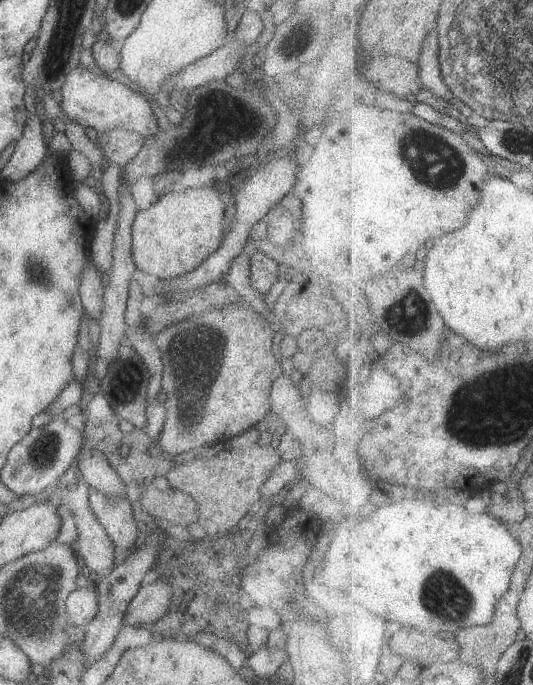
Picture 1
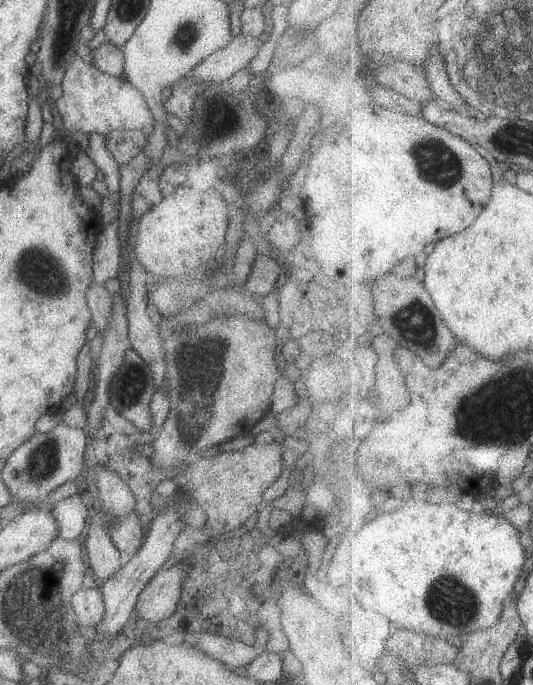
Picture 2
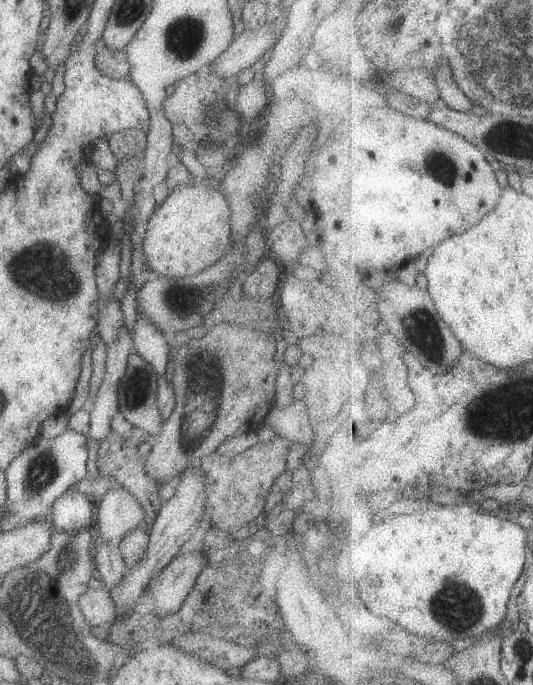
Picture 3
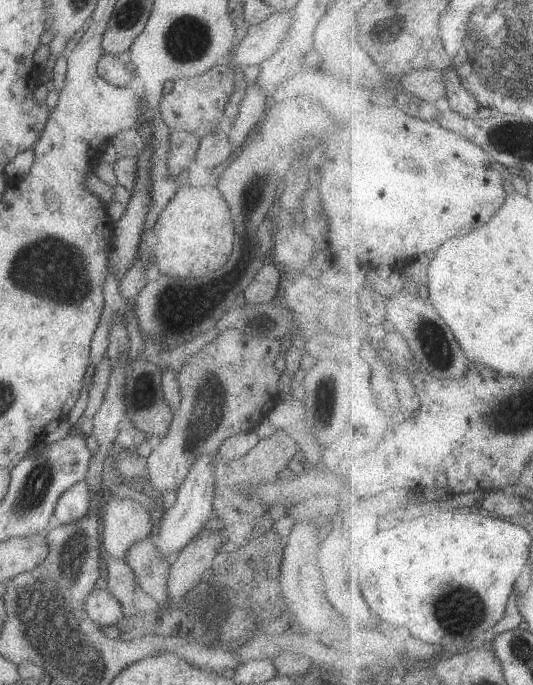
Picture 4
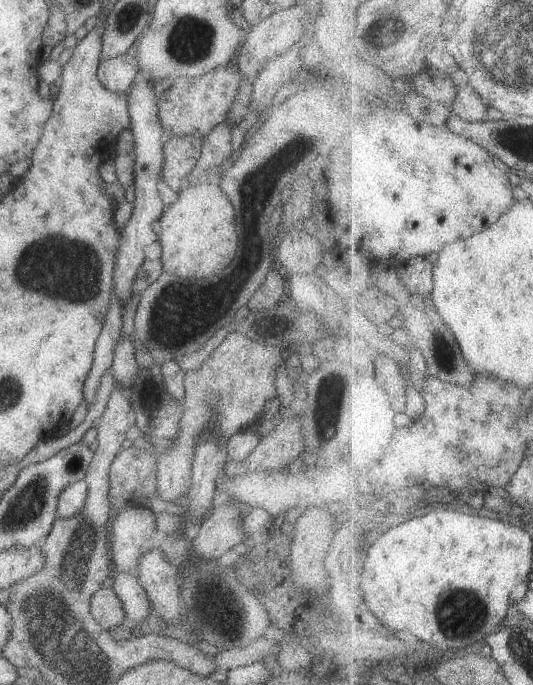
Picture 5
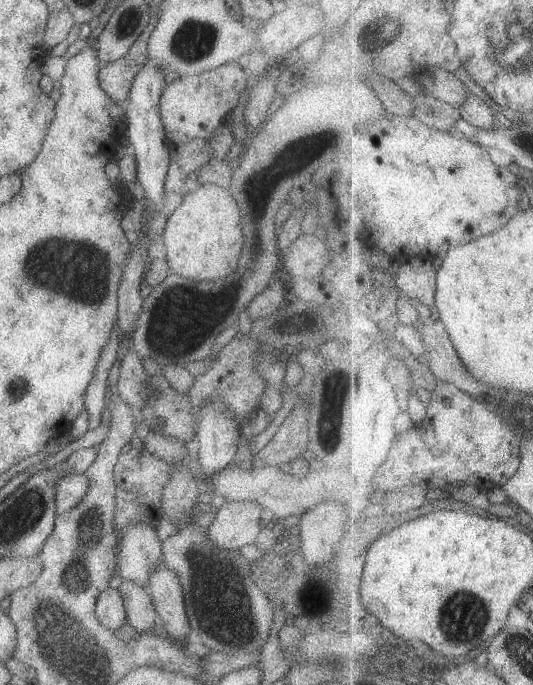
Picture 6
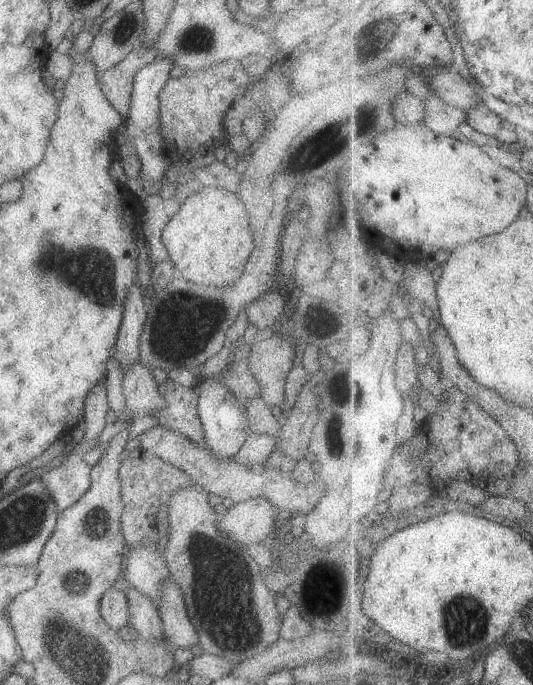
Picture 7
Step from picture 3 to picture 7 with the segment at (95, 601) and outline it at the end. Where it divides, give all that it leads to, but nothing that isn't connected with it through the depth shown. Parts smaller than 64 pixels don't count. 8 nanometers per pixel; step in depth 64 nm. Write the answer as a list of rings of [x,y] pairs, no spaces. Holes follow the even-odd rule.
[[[111,587],[103,591],[99,601],[99,614],[103,622],[116,631],[129,624],[128,606],[124,591]]]

